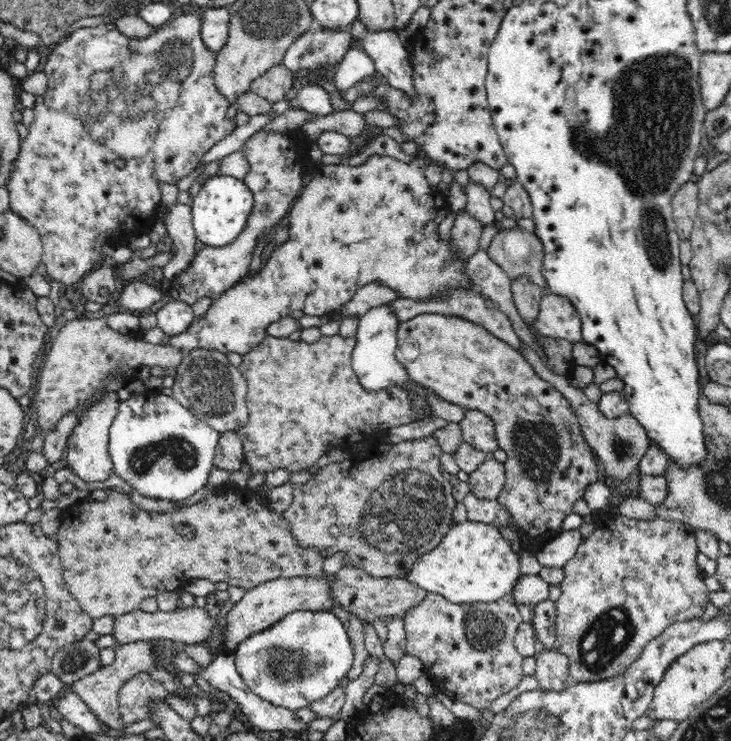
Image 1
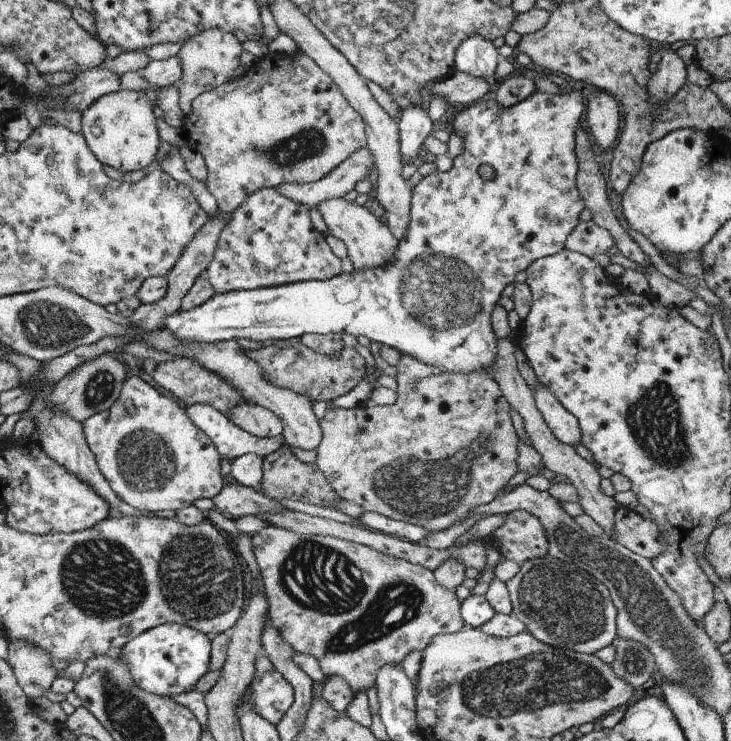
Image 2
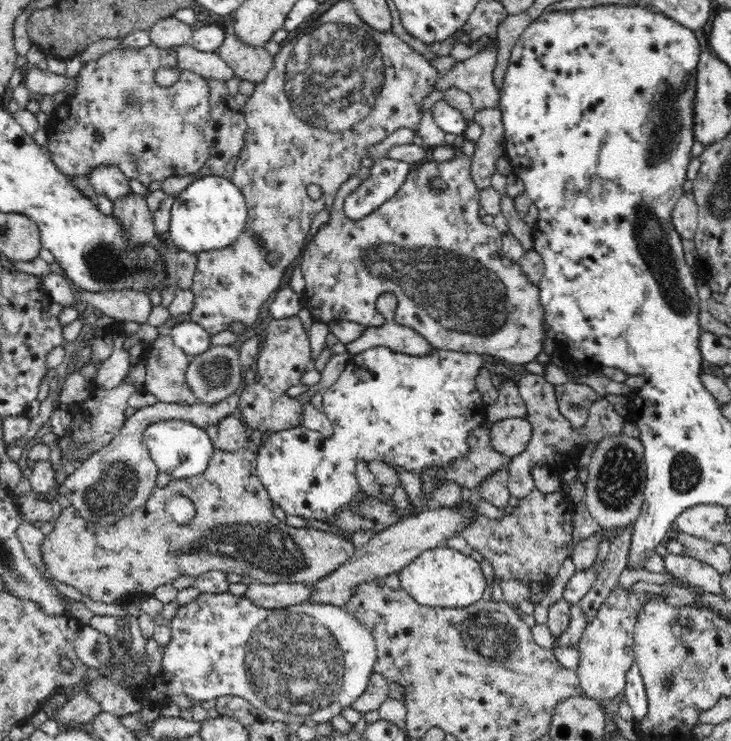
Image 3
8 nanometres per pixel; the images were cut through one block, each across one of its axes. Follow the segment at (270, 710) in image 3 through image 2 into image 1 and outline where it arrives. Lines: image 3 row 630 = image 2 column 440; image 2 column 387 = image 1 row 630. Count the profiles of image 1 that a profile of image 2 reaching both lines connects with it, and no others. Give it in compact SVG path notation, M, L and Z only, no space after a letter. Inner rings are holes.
M302 609L242 639L231 653L239 675L254 694L276 706L300 710L347 681L354 650L346 629L332 611Z

